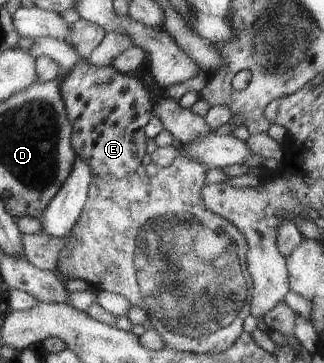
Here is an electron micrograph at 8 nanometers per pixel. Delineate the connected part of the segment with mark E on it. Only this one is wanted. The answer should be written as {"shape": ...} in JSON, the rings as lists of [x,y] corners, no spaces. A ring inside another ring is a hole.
{"shape":[[[84,62],[71,68],[71,72],[60,83],[61,96],[64,96],[65,108],[68,112],[69,122],[72,124],[72,146],[76,154],[83,156],[91,170],[99,176],[115,176],[123,178],[135,173],[145,156],[147,134],[145,124],[151,119],[151,96],[141,80],[133,78],[131,74],[119,72],[112,64],[99,67]]]}

